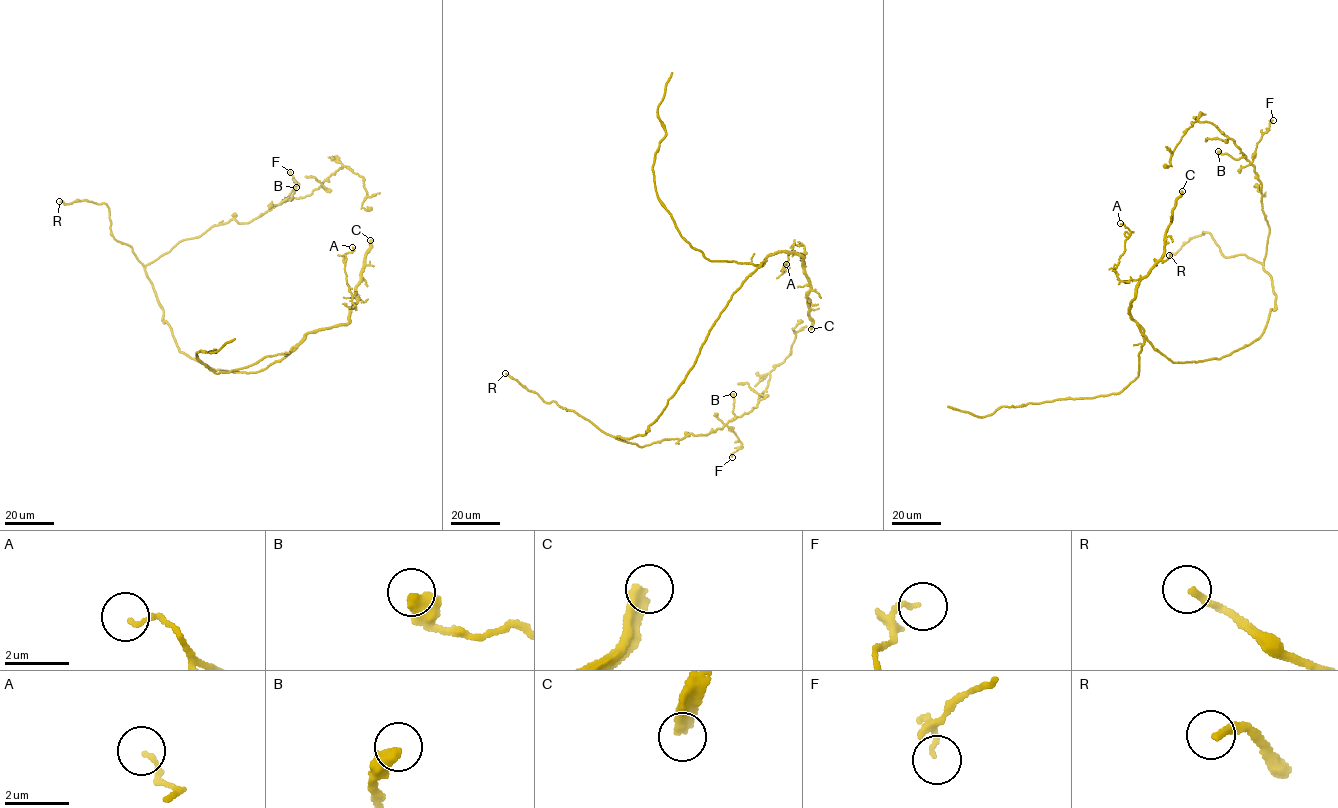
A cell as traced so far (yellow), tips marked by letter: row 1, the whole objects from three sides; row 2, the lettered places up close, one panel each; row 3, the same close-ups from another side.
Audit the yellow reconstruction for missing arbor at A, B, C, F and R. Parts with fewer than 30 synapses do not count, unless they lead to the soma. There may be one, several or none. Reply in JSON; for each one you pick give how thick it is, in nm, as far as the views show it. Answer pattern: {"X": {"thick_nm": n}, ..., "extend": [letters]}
{"C": {"thick_nm": 440}, "R": {"thick_nm": 240}, "extend": ["C", "R"]}

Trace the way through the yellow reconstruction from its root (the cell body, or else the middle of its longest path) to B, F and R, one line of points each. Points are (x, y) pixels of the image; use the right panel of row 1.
B: (1249, 344), (1276, 309), (1263, 266), (1270, 229), (1253, 165), (1218, 151)
F: (1249, 344), (1261, 335), (1276, 309), (1271, 276), (1263, 266), (1270, 229), (1251, 163), (1273, 120)
R: (1249, 344), (1261, 335), (1276, 309), (1271, 276), (1263, 264), (1243, 254), (1226, 257), (1203, 231), (1169, 255)

